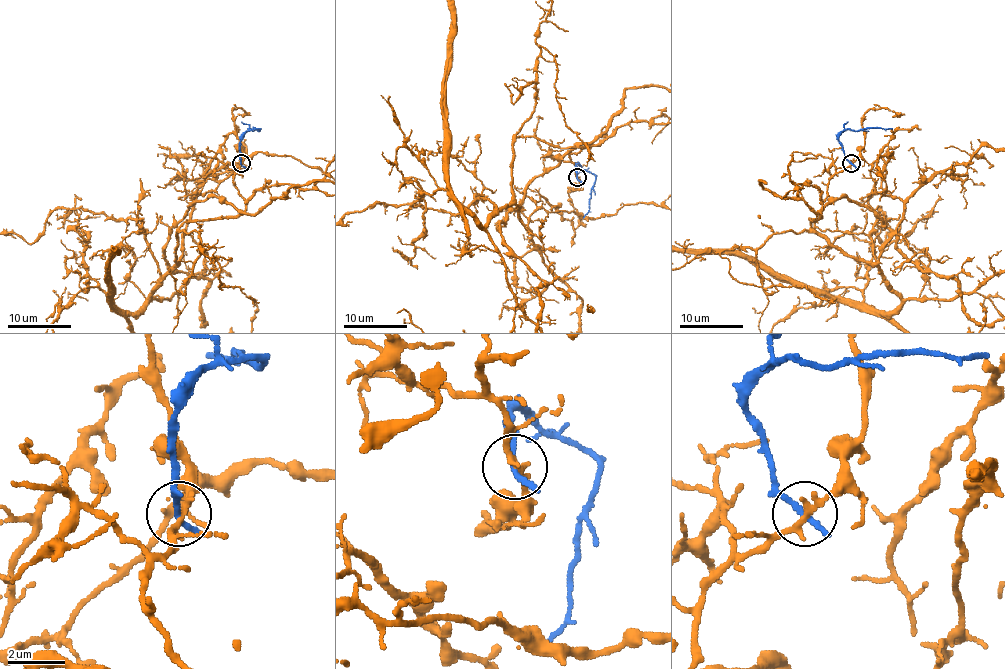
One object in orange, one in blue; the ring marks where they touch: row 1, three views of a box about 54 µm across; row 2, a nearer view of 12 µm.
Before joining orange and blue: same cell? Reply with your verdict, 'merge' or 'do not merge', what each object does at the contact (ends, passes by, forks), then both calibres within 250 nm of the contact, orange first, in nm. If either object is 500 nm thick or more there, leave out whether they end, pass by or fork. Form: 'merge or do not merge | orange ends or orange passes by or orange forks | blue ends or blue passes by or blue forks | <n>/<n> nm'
do not merge | orange passes by | blue passes by | 240/180 nm

